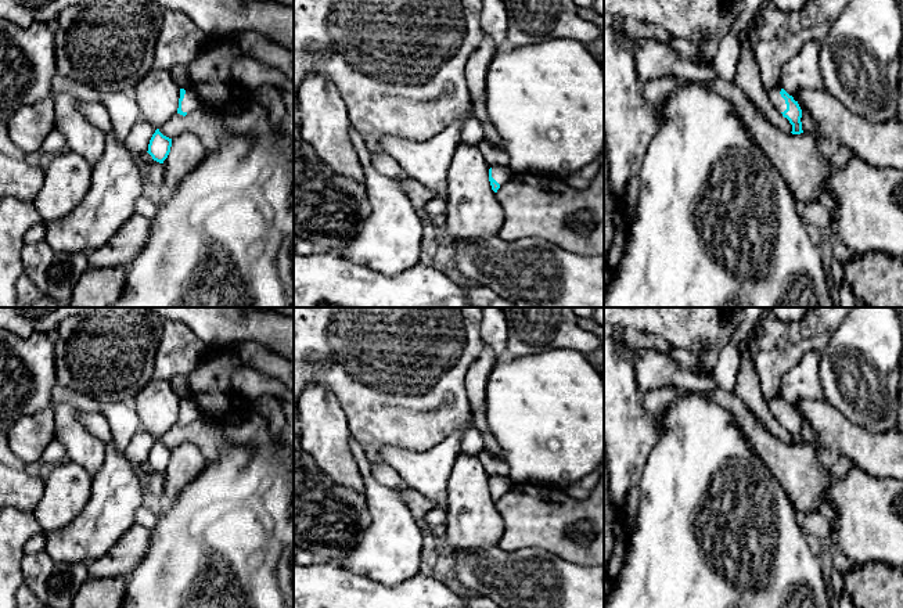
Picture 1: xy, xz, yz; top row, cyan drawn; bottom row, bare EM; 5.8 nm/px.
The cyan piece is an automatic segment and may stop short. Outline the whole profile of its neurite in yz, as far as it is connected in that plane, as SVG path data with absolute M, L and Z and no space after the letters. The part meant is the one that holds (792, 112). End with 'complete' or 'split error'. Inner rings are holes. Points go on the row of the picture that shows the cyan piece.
M762 0L745 32L762 83L774 107L792 125L792 134L803 133L802 109L781 87L781 69L807 42L823 40L850 1L810 0L802 10L785 14L770 0Z; split error

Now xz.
M493 166L489 169L489 181L492 186L492 190L497 193L501 184L508 181L514 173L511 172L510 168L506 166Z; split error

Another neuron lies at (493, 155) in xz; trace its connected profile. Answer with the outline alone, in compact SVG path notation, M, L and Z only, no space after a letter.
M482 140L478 145L485 162L493 166L510 168L510 155L504 147L492 145L488 140Z

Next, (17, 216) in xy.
M0 197L0 307L17 307L17 280L24 274L26 231L43 222L33 202Z

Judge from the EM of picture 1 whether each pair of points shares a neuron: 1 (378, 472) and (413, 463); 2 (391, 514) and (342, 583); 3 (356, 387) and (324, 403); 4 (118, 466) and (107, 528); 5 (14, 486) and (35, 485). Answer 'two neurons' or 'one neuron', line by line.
1: two neurons
2: two neurons
3: two neurons
4: one neuron
5: one neuron

